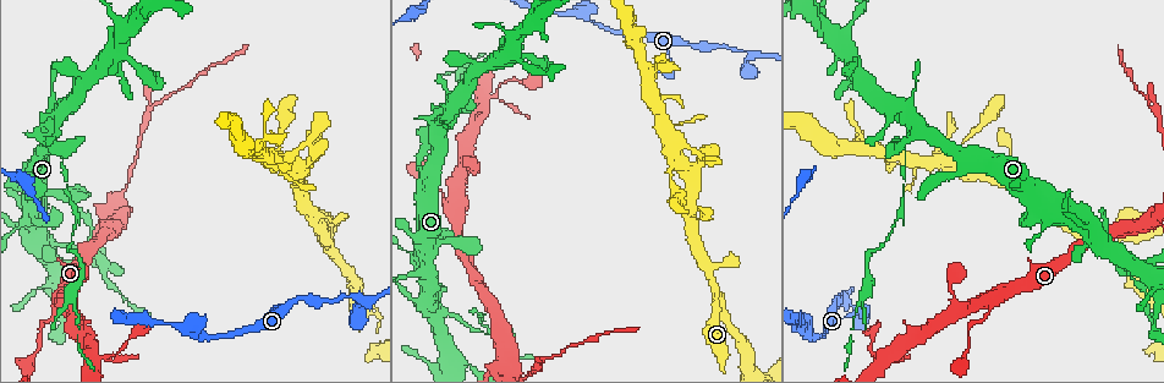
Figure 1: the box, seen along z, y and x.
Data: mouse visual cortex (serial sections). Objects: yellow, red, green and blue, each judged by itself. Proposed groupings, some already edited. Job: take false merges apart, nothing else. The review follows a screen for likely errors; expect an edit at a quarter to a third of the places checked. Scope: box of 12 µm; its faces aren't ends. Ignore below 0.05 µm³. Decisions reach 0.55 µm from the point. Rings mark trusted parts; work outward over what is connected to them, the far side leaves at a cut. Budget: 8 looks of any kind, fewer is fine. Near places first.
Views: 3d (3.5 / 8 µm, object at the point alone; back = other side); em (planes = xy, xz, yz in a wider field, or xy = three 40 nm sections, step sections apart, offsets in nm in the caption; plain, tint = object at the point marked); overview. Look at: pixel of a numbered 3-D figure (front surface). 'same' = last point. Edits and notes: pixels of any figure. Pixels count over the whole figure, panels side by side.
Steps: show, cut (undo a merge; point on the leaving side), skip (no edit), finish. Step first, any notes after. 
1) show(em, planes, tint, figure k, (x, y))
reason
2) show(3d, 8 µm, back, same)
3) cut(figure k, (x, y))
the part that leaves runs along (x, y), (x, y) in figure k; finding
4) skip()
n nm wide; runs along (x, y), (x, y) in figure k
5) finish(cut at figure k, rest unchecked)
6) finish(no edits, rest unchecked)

show(3d, 3.5 µm, figure 1, (749, 57))
thin arm on a thick one

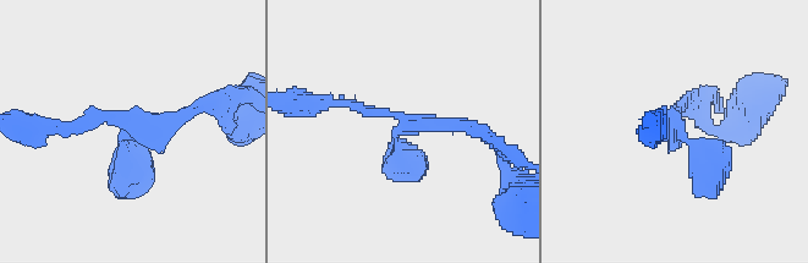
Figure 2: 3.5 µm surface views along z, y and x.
show(em, xy, step 5, tint, figure 2, (134, 124))
3 arms; arms of 150, 200, 350 nm; now the EM

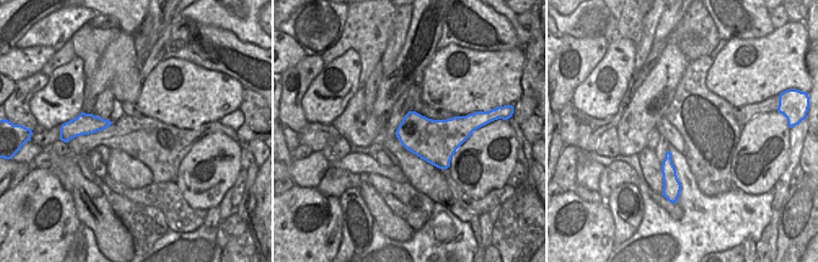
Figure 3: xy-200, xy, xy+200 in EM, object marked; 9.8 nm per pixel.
skip()
all the same cell

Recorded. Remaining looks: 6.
show(3d, 3.5 µm, figure 1, (326, 228))
sudden change in width

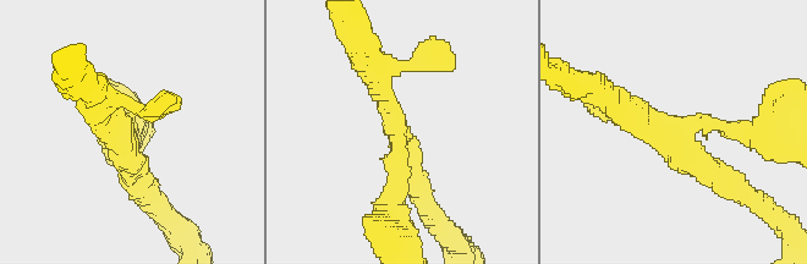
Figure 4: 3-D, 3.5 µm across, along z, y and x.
show(em, xy, step 1, tint, figure 4, (680, 130))
3 arms; arms of 250, 300, 300 nm

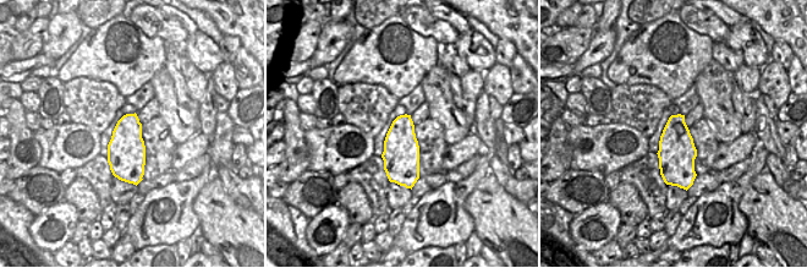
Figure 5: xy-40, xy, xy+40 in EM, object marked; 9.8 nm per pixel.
skip()
runs along (753, 133), (657, 130), (613, 99) in figure 4; one cell here

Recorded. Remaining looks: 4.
show(3d, 8 µm, figure 1, (901, 144))
branch point

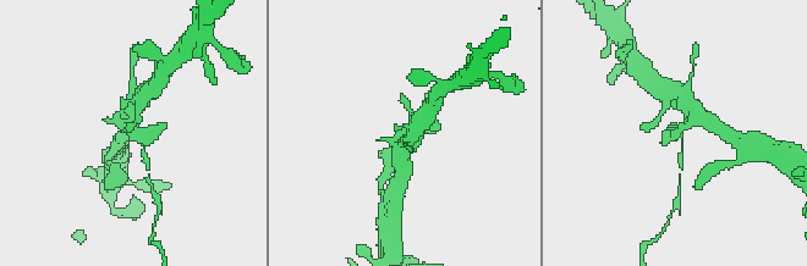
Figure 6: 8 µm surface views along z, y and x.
show(em, xy, step 5, tint, figure 6, (132, 131))

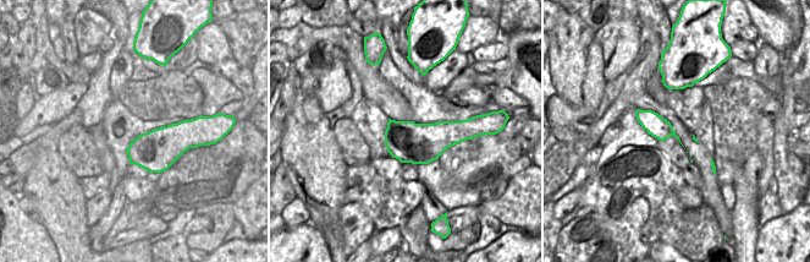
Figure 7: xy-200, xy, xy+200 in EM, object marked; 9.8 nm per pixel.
cut(figure 6, (147, 160))
the part that leaves runs along (141, 144), (154, 194) in figure 6; a second cell is stuck on

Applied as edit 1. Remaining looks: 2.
finish(cut at figure 6, rest unchecked)

